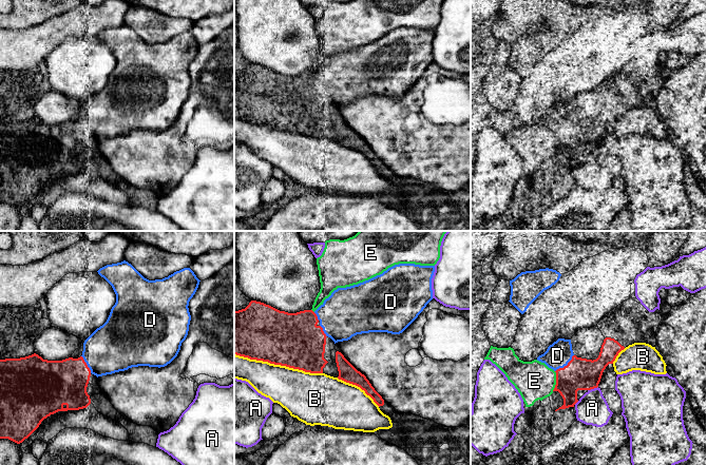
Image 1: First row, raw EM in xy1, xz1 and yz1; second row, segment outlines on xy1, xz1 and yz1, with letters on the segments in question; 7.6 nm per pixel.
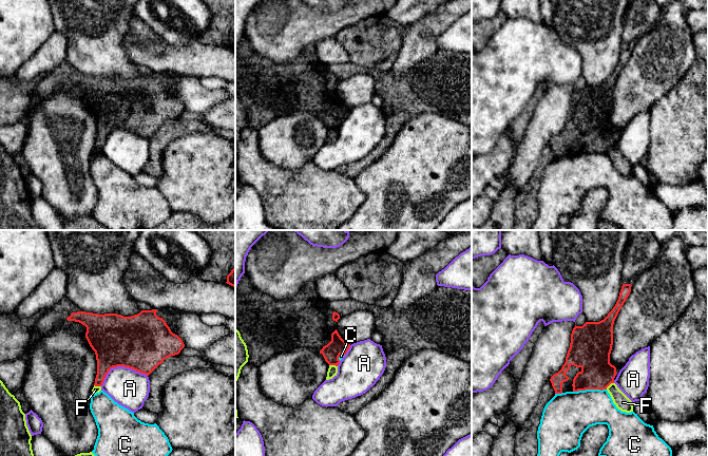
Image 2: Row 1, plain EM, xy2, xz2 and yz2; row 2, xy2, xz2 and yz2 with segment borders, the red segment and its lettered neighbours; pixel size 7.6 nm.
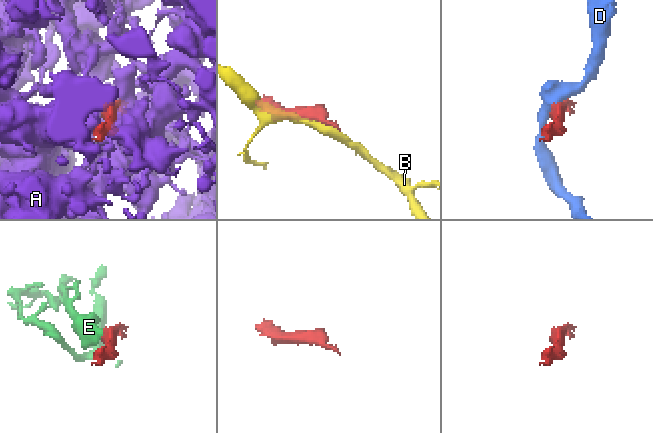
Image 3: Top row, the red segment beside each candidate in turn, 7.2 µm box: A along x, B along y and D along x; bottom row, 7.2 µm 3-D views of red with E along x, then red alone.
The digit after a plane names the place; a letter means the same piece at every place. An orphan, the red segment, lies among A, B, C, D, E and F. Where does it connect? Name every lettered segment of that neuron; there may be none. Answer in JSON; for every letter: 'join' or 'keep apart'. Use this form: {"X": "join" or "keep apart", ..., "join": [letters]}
{"A": "keep apart", "B": "keep apart", "C": "keep apart", "D": "keep apart", "E": "keep apart", "F": "keep apart", "join": []}

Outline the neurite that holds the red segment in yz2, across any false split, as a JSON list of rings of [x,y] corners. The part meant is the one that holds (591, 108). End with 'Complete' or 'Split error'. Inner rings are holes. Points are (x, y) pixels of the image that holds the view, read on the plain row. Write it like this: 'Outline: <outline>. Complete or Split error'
Outline: [[[623,48],[615,70],[604,83],[575,89],[566,126],[550,142],[555,157],[602,154],[614,147],[616,131],[610,127],[613,88],[630,56],[631,48]]]. Split error

